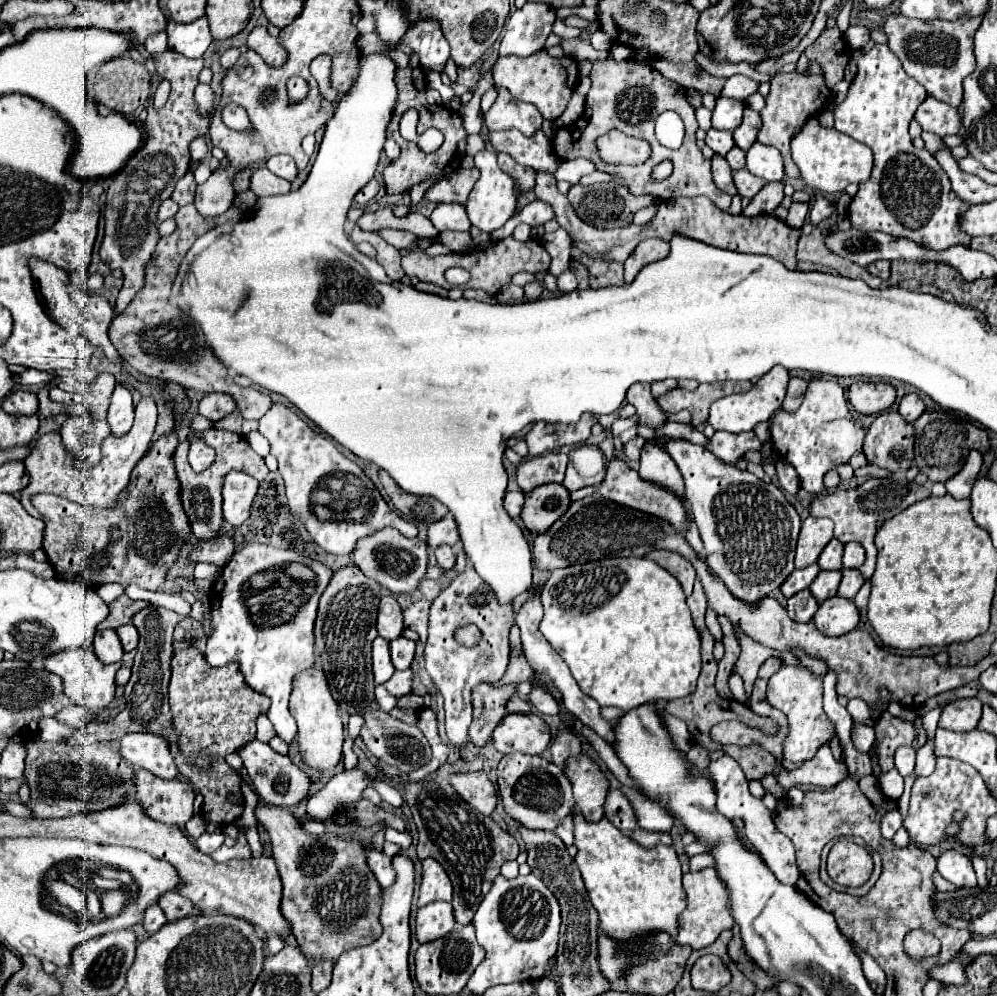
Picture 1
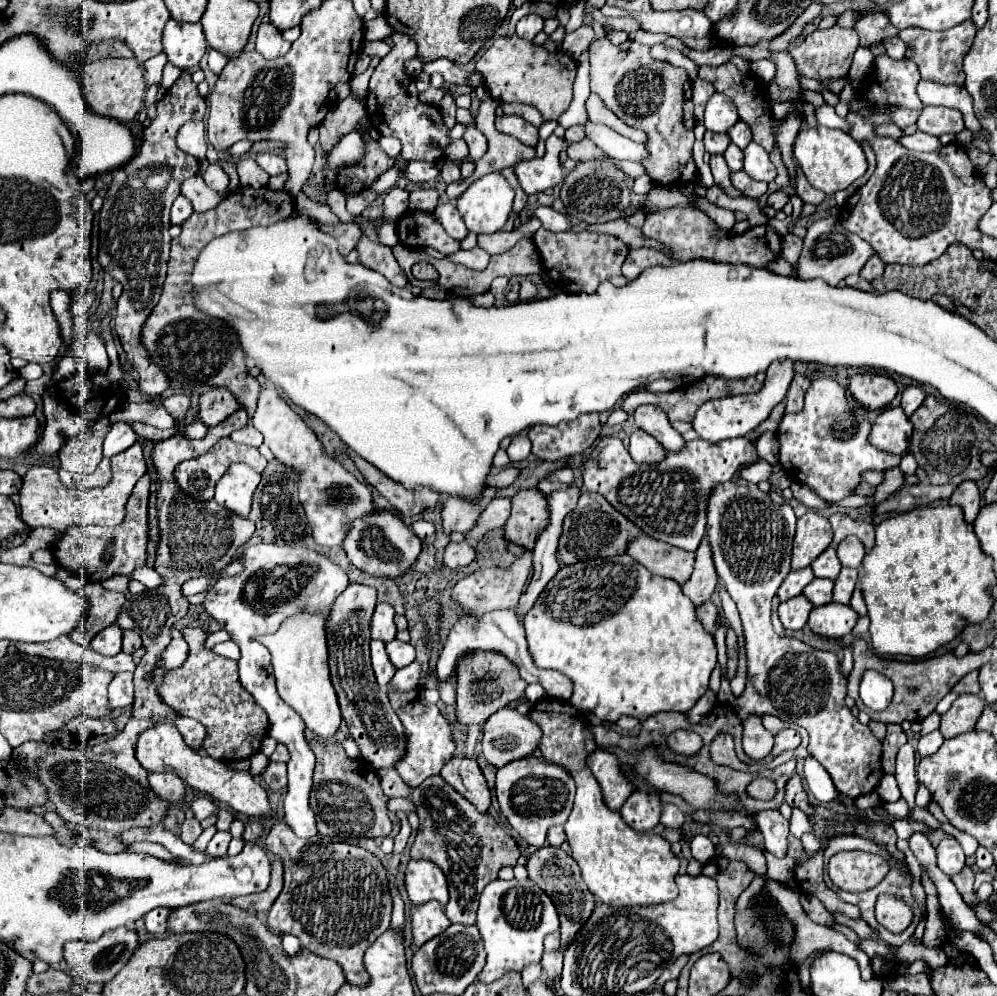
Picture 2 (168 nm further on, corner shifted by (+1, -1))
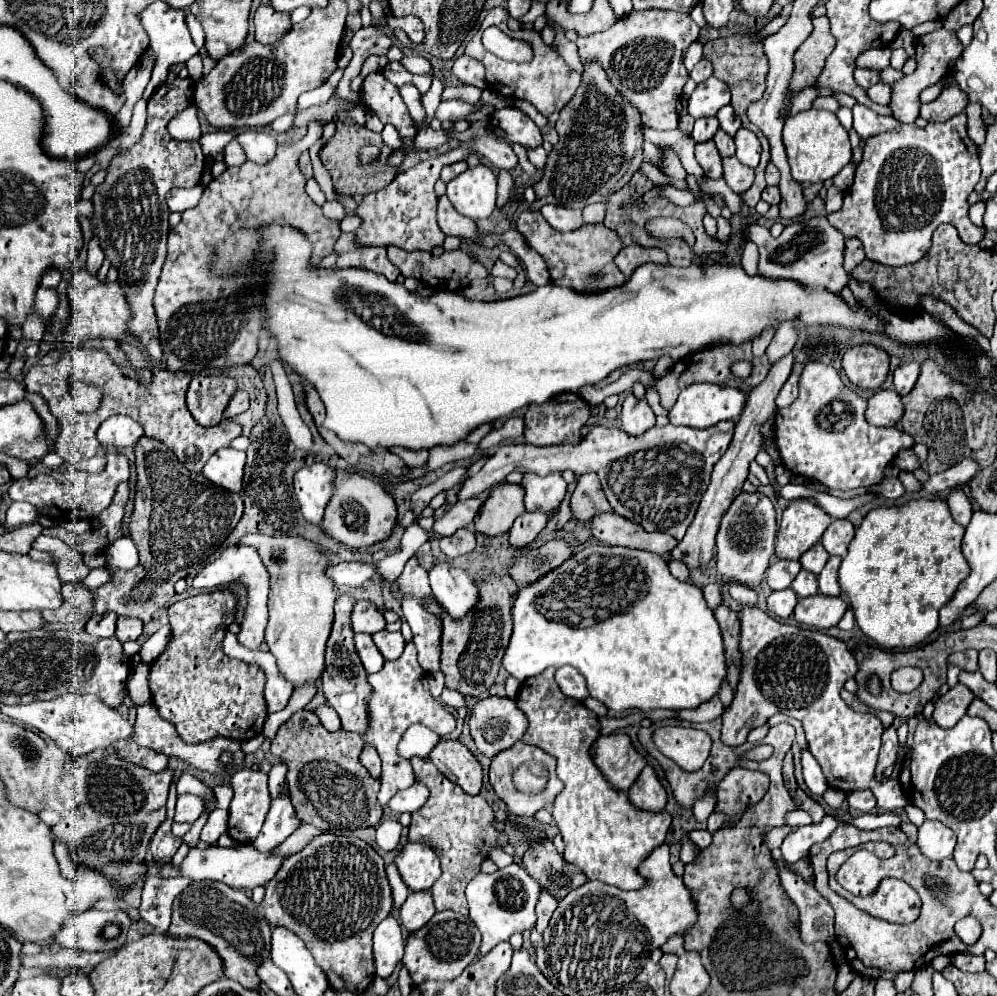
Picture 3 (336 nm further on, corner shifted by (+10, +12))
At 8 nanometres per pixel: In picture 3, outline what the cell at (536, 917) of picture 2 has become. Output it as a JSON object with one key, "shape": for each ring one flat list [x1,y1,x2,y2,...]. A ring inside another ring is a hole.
{"shape":[[516,863,498,869,492,875,478,873,466,887,466,897,470,905,470,919,476,923,476,927,482,933,482,947,480,953,486,955,492,947,496,947,500,941,508,941,510,935,522,933,534,927,536,923,536,901,538,901,540,885]]}

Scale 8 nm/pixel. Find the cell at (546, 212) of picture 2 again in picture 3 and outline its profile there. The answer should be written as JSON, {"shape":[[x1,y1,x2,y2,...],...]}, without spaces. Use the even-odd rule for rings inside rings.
{"shape":[[544,205,540,211,542,211,544,219,556,231,576,231,584,223,580,209,566,209,566,207,558,207,558,205]]}

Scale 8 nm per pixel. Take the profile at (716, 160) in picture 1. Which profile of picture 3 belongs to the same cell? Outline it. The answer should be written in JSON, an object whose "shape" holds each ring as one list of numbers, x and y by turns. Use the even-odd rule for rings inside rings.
{"shape":[[704,141,696,143,696,161,704,169,704,173,710,179,720,179,722,177,722,163,720,163,720,153,714,145,714,141]]}

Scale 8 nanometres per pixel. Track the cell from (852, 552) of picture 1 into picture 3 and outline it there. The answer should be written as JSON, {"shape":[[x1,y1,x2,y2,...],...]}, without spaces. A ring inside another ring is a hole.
{"shape":[[836,519,822,535,822,545,830,555,844,557,854,537,854,525,848,519]]}

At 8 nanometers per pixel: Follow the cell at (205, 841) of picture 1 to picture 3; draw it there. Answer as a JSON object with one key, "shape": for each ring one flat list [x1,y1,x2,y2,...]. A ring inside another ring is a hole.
{"shape":[[214,809,214,811,208,815,208,821,206,821,204,829,202,829,200,839,214,845,214,843,218,841,218,837,220,837,222,833,226,833,226,829,228,829,228,811]]}

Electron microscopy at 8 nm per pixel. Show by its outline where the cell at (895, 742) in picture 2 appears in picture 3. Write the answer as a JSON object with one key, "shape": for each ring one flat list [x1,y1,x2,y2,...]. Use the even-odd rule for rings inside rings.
{"shape":[[888,727,886,733,882,735,882,747,880,747,880,755,878,755,878,763,876,763,876,779,884,779,882,771,890,765,896,763,896,753,898,753,898,737,896,737,896,729]]}

